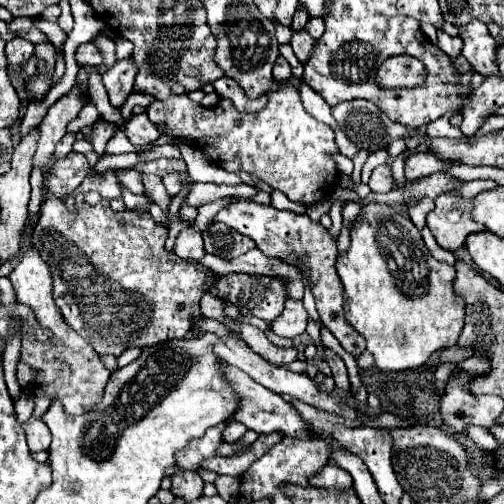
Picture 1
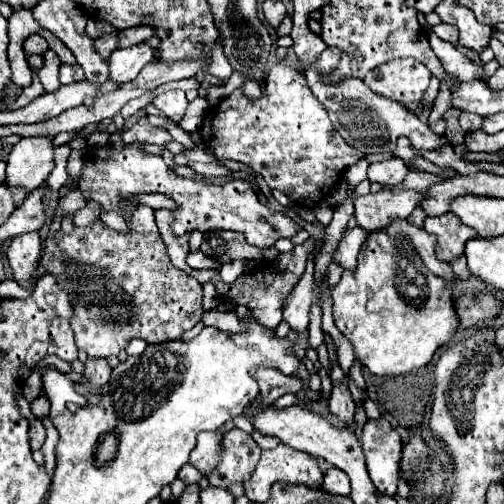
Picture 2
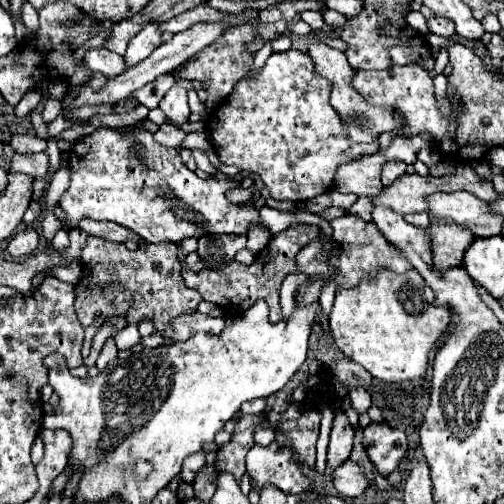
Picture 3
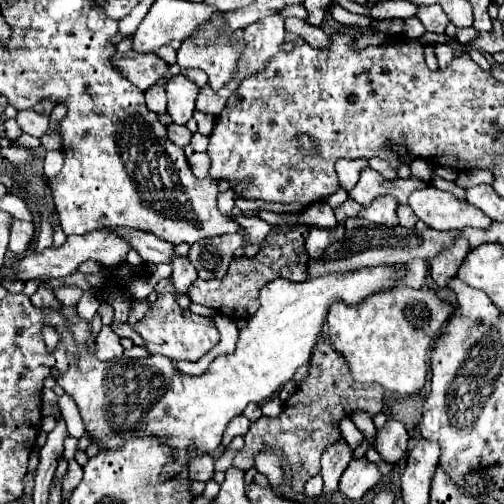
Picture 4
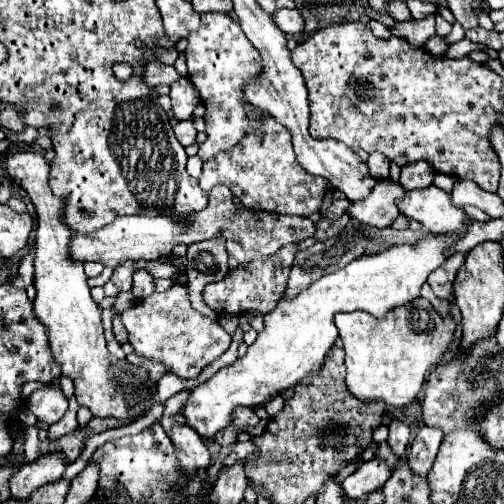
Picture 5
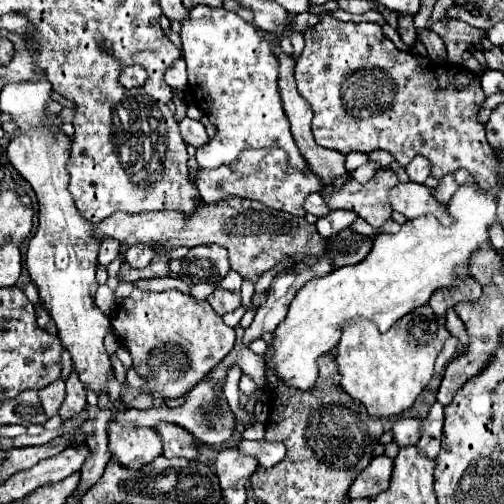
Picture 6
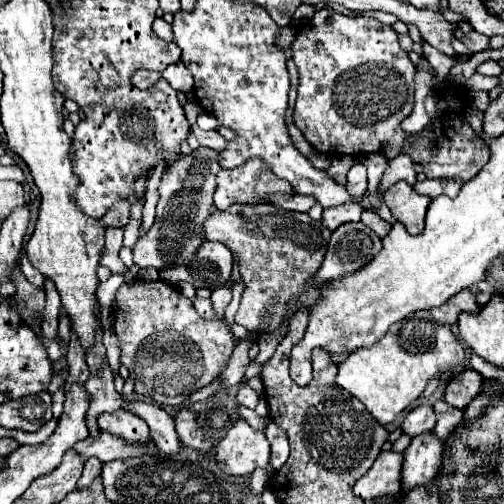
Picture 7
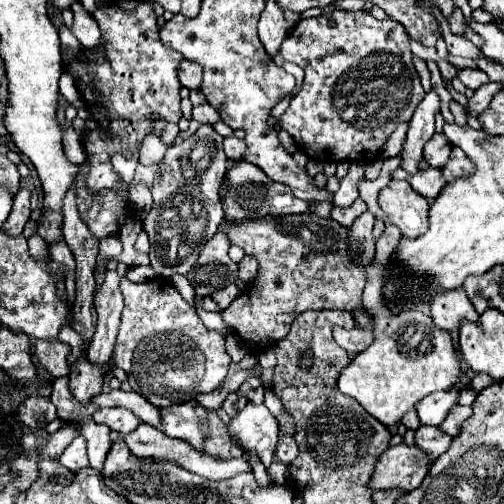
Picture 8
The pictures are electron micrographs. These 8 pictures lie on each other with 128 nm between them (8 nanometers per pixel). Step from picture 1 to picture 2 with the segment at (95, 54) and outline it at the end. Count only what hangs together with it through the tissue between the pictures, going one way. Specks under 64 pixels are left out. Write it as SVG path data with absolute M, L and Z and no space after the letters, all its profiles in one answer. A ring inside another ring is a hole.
M118 32L96 38L94 46L96 46L96 52L100 52L100 56L106 56L106 60L108 60L108 56L118 48Z

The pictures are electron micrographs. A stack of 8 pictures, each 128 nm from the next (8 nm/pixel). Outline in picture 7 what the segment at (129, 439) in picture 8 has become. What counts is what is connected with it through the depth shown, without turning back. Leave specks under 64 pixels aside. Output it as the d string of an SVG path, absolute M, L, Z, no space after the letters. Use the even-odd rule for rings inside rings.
M100 432L98 438L84 438L80 442L74 444L74 450L84 458L92 458L96 456L100 462L110 462L110 460L118 460L118 458L132 458L132 456L142 456L142 454L158 454L156 444L146 444L146 446L126 446L120 438L108 434L108 432Z

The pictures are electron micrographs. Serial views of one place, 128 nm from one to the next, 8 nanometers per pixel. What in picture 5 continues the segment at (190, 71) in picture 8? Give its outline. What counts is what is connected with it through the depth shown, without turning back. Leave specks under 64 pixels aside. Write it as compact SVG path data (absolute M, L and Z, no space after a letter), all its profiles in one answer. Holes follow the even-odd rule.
M158 60L148 62L144 68L144 84L148 86L158 86L158 84L172 84L180 78L174 66L166 66Z

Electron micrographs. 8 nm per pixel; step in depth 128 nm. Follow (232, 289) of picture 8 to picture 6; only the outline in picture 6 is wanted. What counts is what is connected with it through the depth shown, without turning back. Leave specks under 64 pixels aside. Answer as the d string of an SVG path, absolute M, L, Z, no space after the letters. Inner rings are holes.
M216 288L208 296L208 302L214 308L214 312L222 316L226 312L236 310L242 304L242 298L240 298L240 292L230 292L230 290L224 290L224 288Z

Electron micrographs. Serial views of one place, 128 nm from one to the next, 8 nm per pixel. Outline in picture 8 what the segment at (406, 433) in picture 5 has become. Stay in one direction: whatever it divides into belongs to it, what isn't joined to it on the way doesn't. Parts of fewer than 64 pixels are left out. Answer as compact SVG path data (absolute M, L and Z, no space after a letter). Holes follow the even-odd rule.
M454 388L424 397L420 400L420 404L416 404L420 424L430 424L430 426L442 424L442 420L446 418L448 410L456 404L456 400L458 400L458 392Z

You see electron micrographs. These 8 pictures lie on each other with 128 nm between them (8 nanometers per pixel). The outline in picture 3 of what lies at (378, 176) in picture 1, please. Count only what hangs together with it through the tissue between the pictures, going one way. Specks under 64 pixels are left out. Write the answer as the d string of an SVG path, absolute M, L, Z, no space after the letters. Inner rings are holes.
M386 160L386 164L382 166L380 178L382 178L382 184L388 186L388 184L392 184L394 180L398 180L398 178L404 176L404 174L406 174L406 164L404 164L404 162L398 162L398 160Z

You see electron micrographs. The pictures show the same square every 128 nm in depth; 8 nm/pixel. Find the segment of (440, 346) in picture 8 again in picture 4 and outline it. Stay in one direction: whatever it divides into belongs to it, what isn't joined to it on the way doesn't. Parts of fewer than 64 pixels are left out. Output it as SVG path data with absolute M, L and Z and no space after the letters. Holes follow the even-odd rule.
M404 286L392 292L376 292L376 296L356 306L332 304L326 324L330 342L348 360L354 380L376 382L390 392L406 396L422 390L430 344L440 336L452 312L452 306L444 304L426 286L420 290Z

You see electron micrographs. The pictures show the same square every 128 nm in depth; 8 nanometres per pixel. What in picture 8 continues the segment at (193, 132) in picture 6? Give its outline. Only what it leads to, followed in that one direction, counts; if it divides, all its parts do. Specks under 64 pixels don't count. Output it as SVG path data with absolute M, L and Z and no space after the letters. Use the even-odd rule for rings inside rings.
M234 136L224 138L222 148L224 148L224 154L226 154L230 160L240 160L240 158L244 156L244 152L246 152L244 140L238 140L238 138L234 138Z

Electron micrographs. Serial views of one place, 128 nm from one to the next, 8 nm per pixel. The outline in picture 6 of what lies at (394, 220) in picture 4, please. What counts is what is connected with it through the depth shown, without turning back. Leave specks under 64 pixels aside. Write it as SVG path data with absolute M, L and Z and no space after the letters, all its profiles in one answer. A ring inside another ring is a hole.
M392 162L388 168L376 170L376 174L372 176L372 180L366 182L366 184L360 184L360 182L356 182L356 180L350 180L348 184L344 184L342 190L334 190L332 186L326 186L326 184L324 184L322 190L320 190L320 194L324 196L324 200L328 202L328 206L330 206L332 210L336 210L336 208L352 210L352 212L356 212L362 220L366 220L370 226L380 228L386 220L390 220L390 216L392 216L392 212L394 212L392 206L390 206L390 200L388 200L388 192L390 192L392 186L402 184L402 182L408 182L406 170L404 170L402 166L398 166L396 162Z

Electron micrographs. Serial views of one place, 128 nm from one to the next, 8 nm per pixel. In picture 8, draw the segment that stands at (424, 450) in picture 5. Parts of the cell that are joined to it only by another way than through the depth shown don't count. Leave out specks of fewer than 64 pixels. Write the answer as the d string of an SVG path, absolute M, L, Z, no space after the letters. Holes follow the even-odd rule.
M456 406L452 408L452 412L448 412L446 420L440 424L440 430L450 434L450 436L456 436L464 424L464 420L472 414L472 408L470 406Z

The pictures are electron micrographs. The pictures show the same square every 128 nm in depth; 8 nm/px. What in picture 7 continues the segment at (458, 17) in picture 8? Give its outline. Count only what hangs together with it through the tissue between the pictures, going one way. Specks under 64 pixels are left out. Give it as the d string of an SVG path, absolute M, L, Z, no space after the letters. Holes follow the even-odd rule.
M476 30L468 32L468 34L464 36L462 42L464 42L472 52L484 52L484 50L490 50L490 38L484 36L484 34L480 34L480 32L476 32Z

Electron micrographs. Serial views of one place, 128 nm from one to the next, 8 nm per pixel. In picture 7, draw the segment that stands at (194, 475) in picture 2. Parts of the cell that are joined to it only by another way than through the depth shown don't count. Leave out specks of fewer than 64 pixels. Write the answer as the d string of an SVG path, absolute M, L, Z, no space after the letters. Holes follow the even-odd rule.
M132 402L124 408L134 412L136 416L140 416L142 420L146 420L146 424L150 426L150 434L162 454L174 456L182 448L180 438L176 436L174 420L166 414L166 410L162 406L154 406L154 404L146 404L146 402Z

